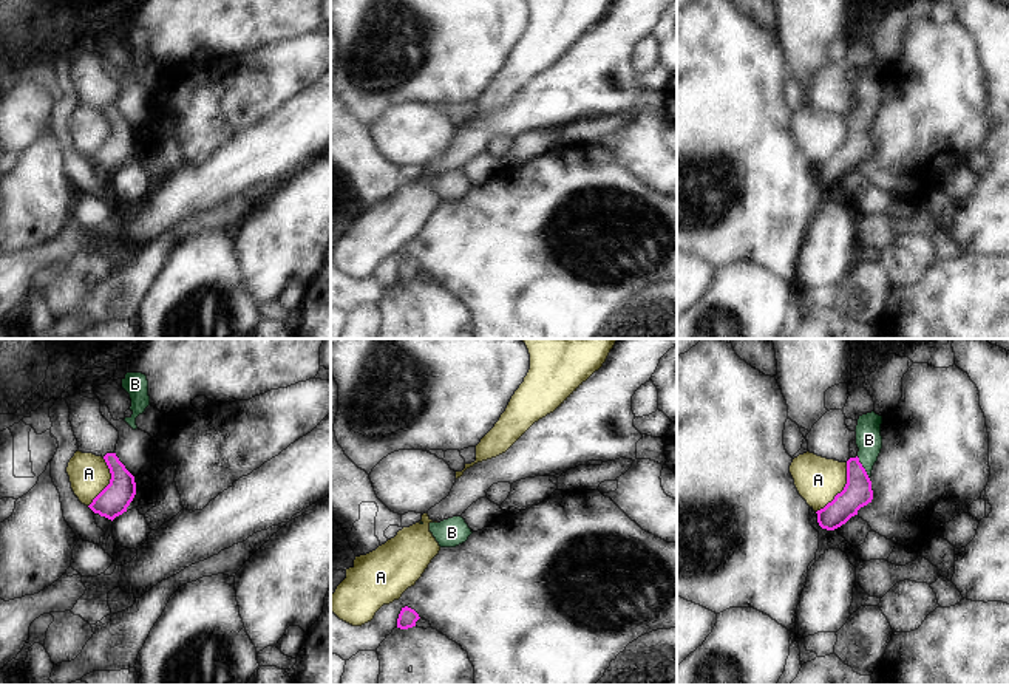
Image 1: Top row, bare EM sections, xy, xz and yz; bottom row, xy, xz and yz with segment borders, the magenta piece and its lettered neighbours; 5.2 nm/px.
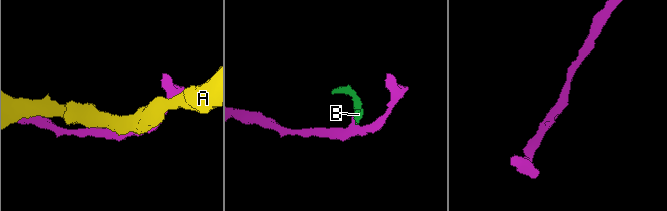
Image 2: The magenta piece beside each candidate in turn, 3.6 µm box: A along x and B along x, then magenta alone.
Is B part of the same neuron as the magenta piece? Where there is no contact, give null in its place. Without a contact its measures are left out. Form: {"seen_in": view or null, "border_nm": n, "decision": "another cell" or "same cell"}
{"seen_in": "yz", "border_nm": 140, "decision": "same cell"}

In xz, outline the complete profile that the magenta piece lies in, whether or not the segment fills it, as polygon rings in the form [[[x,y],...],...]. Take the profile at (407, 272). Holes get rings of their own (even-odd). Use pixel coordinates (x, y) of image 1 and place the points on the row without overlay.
[[[405,260],[405,261],[402,261],[402,264],[399,268],[397,281],[400,281],[400,283],[413,281],[413,280],[416,280],[416,275],[419,272],[420,271],[419,271],[419,268],[414,263]]]

